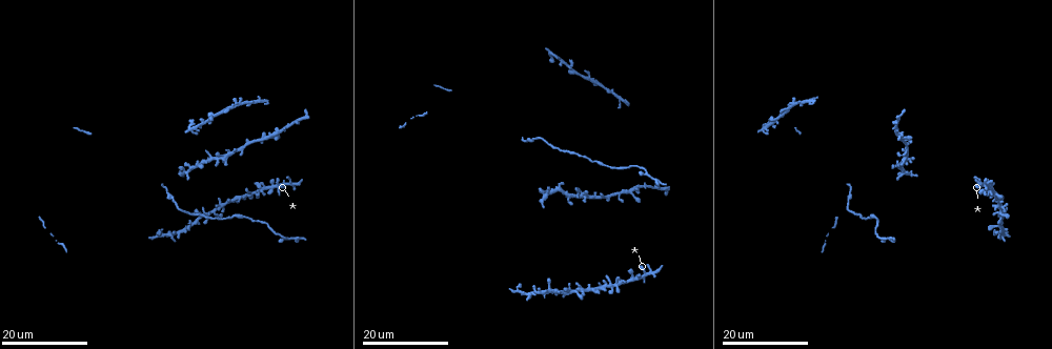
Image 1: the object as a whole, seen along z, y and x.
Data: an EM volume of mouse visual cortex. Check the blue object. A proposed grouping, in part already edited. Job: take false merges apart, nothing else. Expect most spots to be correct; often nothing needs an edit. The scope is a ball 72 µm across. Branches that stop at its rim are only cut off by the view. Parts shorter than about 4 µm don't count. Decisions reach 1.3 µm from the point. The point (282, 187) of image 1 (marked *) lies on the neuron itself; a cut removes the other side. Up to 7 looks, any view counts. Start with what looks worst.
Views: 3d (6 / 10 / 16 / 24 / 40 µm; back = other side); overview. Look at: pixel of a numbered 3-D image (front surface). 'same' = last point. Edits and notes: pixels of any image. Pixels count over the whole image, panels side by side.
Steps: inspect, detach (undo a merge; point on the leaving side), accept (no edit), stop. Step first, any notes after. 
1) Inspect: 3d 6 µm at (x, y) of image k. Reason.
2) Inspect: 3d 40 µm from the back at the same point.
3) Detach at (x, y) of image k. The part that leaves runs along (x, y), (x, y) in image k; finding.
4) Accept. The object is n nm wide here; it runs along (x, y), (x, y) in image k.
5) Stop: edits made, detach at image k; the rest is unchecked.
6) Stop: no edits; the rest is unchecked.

Inspect: 3d 24 µm at (628, 190) of image 1. Four-way junction.

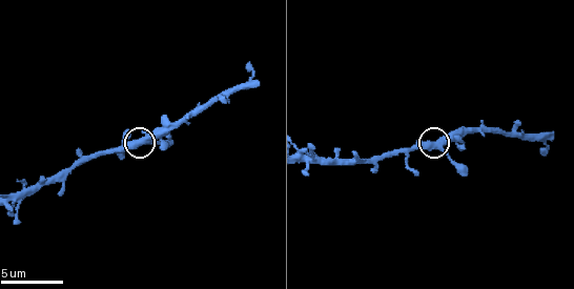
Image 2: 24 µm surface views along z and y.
Inspect: 3d 6 µm at (437, 143) of image 2.

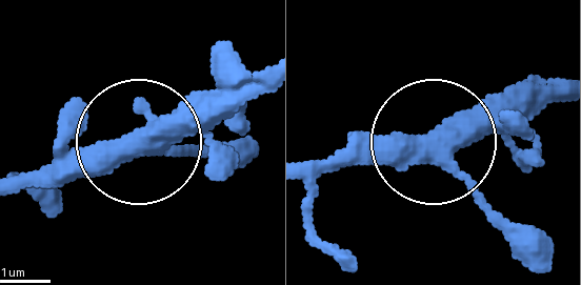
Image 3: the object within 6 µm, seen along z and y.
Accept. 4 arms meet here; all the same neuron.

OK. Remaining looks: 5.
Inspect: 3d 16 µm at (482, 124) of image 2. A fork.

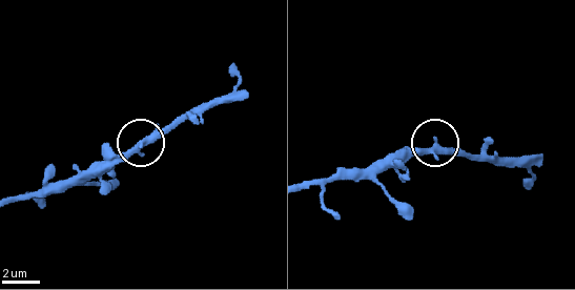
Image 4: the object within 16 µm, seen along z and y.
Accept. The object is 250 nm wide here; one neuron here.

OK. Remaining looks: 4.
Inspect: 3d 24 µm at (909, 172) of image 1. Two arms in line, one across.

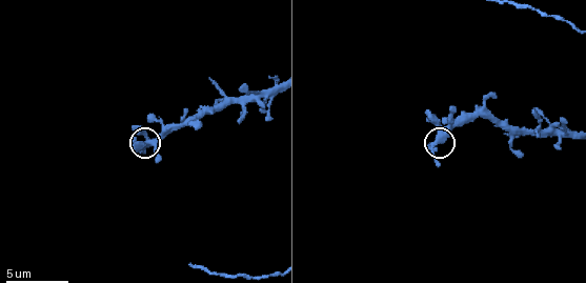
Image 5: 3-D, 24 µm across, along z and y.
Inspect: 3d 10 µm at (437, 142) of image 5.

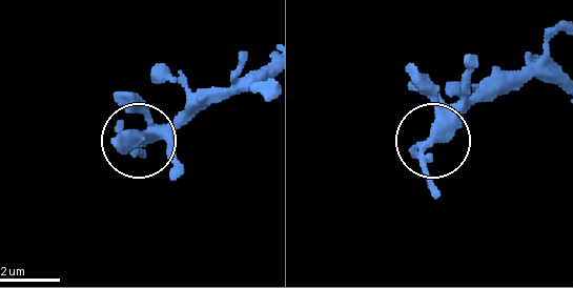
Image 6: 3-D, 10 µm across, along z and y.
Accept. 3 arms meet here; it runs along (557, 86), (535, 76), (497, 79), (432, 142) in image 6; continuous, no second neuron.

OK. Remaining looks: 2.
Stop: no edits; the rest is unchecked.

